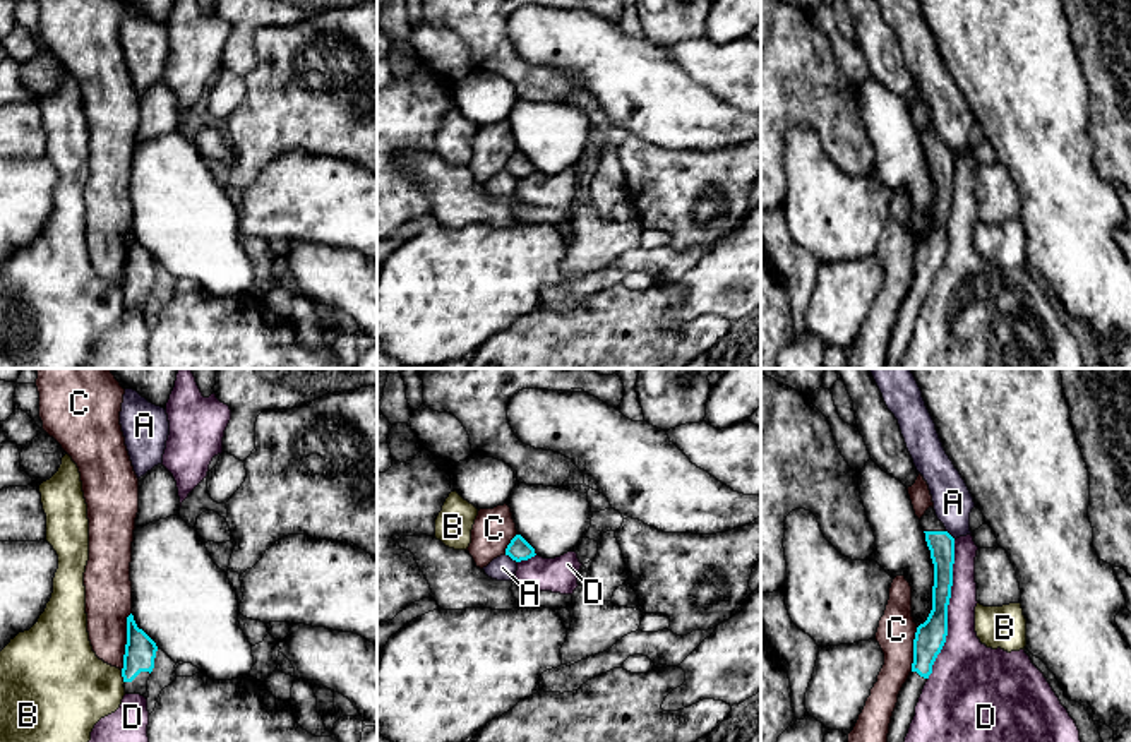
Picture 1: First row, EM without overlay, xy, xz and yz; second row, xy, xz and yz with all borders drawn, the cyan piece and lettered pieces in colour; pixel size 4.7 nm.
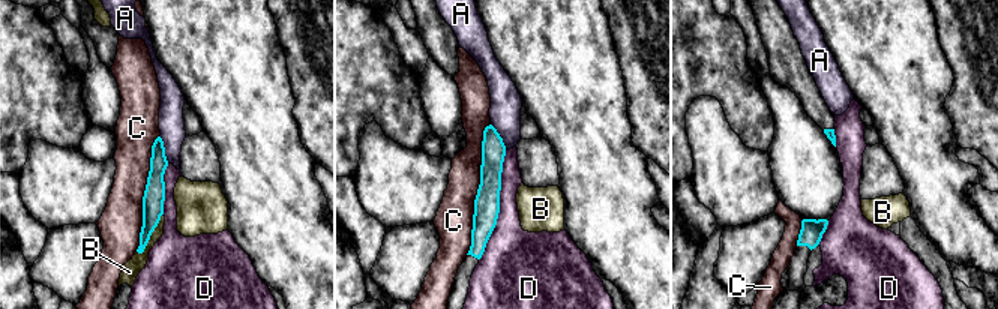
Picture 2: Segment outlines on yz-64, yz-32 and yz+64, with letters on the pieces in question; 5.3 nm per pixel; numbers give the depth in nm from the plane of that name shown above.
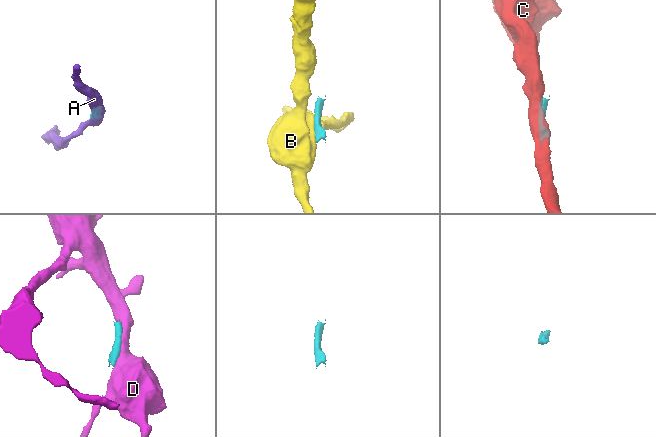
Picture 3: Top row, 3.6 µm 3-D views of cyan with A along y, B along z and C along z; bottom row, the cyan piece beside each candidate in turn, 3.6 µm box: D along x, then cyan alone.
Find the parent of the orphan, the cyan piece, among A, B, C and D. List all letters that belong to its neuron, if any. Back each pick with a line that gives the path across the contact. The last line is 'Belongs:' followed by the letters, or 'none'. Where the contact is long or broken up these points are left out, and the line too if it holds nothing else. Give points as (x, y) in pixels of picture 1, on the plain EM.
Belongs: none

